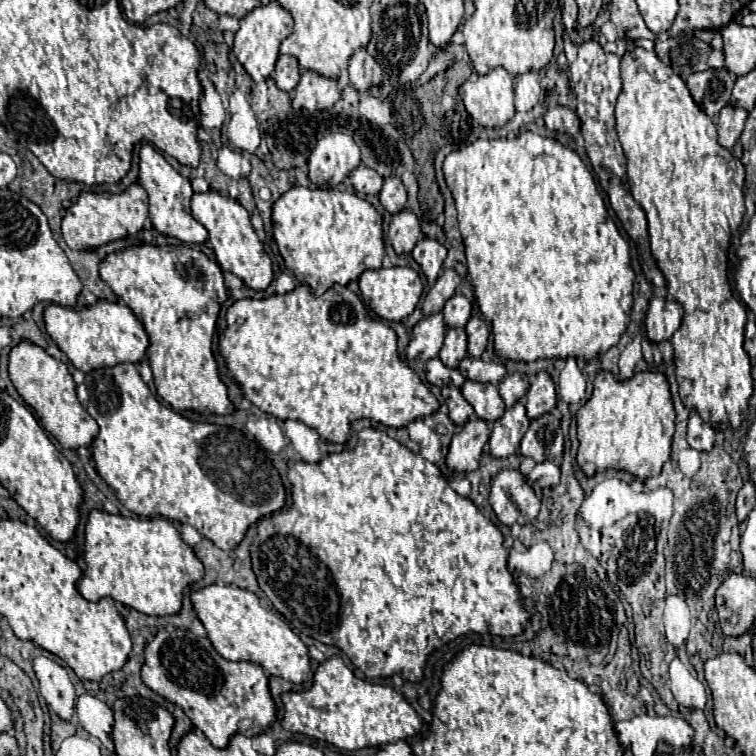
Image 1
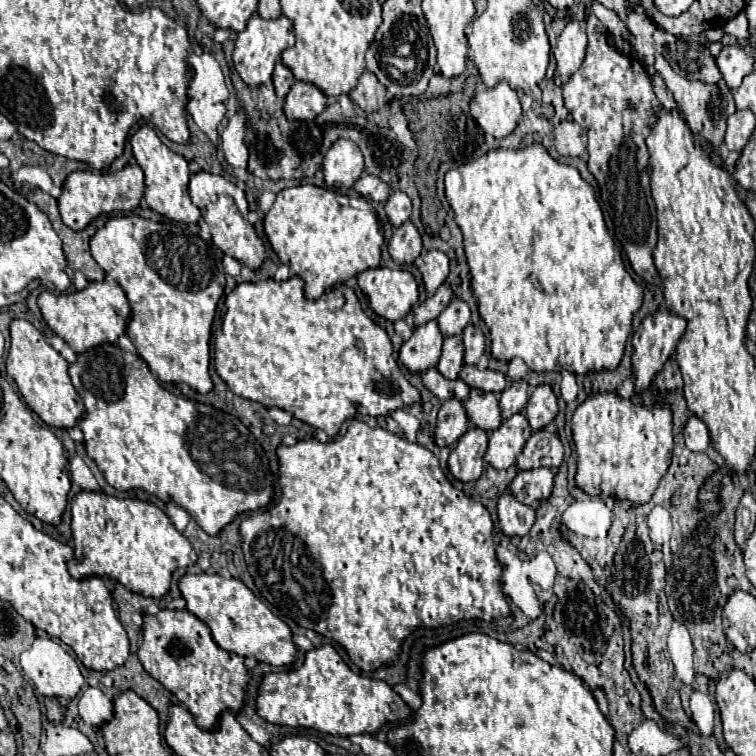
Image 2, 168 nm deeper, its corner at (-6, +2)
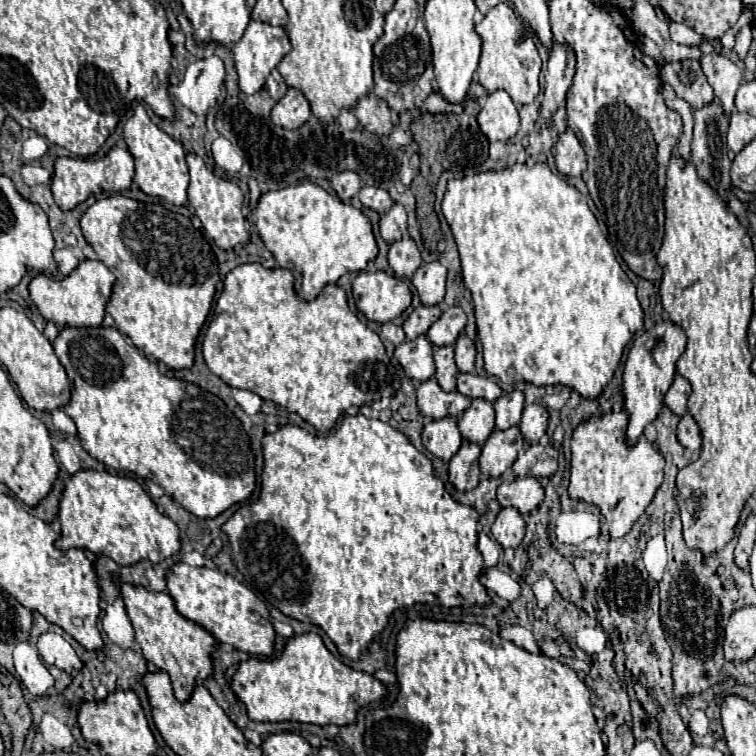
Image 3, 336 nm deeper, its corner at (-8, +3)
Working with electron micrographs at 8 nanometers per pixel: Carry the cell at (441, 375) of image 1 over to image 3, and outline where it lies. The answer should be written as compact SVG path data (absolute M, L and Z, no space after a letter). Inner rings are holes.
M428 379L428 381L420 383L416 393L418 393L420 413L430 419L442 419L446 415L460 417L464 413L464 409L470 407L470 397L466 397L458 391L452 391L452 393L442 391L442 387L438 387L436 379Z

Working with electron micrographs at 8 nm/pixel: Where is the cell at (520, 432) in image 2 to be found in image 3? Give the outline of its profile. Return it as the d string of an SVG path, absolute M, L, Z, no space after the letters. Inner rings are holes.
M510 427L506 431L494 429L486 439L480 455L480 469L486 477L500 477L512 463L518 453L524 449L524 439L520 427Z

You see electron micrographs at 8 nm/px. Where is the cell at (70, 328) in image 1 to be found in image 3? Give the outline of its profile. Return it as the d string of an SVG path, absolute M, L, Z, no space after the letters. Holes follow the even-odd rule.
M82 261L74 273L62 281L56 277L38 275L30 283L30 299L38 307L40 315L46 321L56 323L58 327L102 327L106 315L106 303L110 301L114 289L114 273L104 267L100 261Z

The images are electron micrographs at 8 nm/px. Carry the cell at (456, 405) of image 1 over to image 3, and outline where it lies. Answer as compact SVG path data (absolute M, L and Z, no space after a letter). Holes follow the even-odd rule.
M446 415L442 419L426 421L422 431L422 443L430 453L440 457L442 461L450 461L452 455L462 445L462 435L458 431L458 417Z

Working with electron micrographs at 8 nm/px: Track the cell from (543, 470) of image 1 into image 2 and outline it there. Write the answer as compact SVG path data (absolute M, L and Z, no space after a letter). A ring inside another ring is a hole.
M536 468L518 472L516 478L510 482L508 492L522 504L536 504L538 500L546 500L552 492L554 474L550 468Z

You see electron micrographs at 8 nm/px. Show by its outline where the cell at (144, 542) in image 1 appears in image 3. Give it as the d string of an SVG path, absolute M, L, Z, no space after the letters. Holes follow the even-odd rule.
M94 469L78 471L66 483L58 519L62 523L62 535L54 545L60 551L78 547L94 555L106 555L124 567L144 559L158 565L180 553L180 531L176 523L156 509L144 487L132 477Z

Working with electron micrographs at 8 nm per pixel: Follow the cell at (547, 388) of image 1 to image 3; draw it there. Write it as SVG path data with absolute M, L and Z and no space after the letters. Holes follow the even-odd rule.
M540 403L528 405L524 409L522 421L520 421L520 429L524 433L526 443L538 443L538 439L546 433L548 421L550 421L550 415L544 405L540 405Z

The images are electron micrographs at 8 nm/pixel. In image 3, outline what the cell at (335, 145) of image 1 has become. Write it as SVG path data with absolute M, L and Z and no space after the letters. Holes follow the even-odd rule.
M338 171L330 179L330 183L332 183L334 191L338 193L338 197L344 203L348 203L360 191L360 187L362 187L362 181L360 181L360 177L358 177L356 171Z

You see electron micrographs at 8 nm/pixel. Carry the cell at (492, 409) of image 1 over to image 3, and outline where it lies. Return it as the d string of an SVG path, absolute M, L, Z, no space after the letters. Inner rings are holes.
M474 399L470 407L462 413L458 427L464 439L482 445L488 439L488 435L494 431L494 421L496 415L492 403L486 399Z

